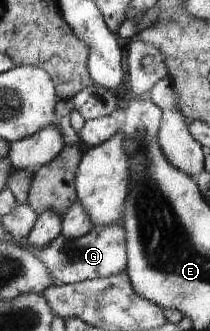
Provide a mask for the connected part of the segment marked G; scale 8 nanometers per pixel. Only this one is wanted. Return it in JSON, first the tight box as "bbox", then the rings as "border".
{"bbox":[31,224,127,284],"border":[[[118,224],[92,226],[89,234],[73,240],[69,240],[61,233],[57,240],[53,240],[51,246],[41,250],[33,246],[31,252],[47,266],[49,274],[53,274],[57,282],[65,284],[93,280],[93,278],[109,278],[119,274],[121,270],[127,271],[127,240],[124,238],[123,225]]]}

